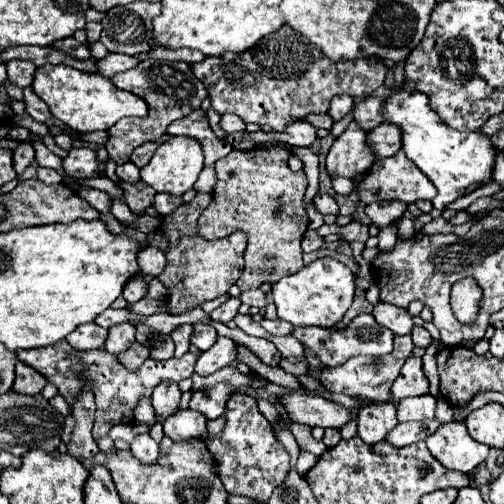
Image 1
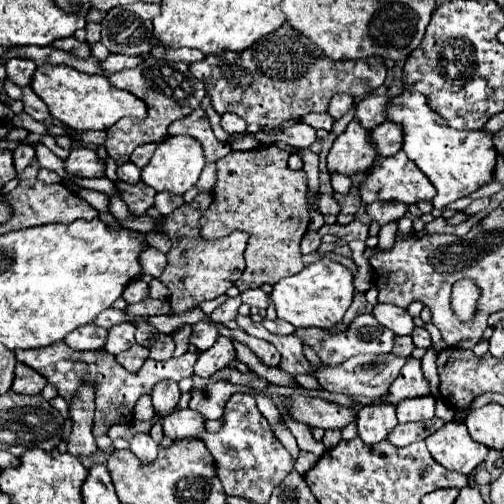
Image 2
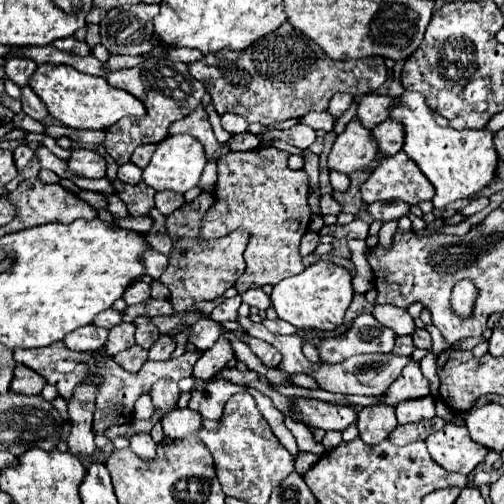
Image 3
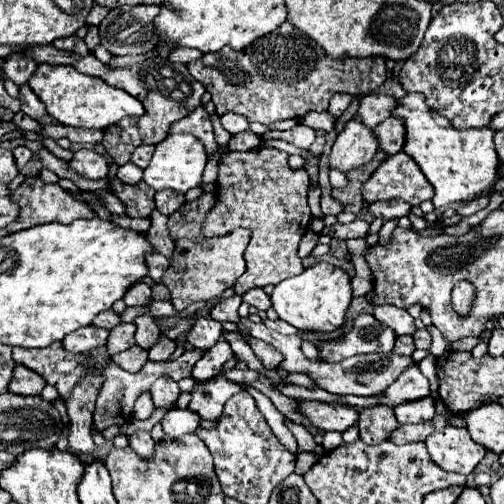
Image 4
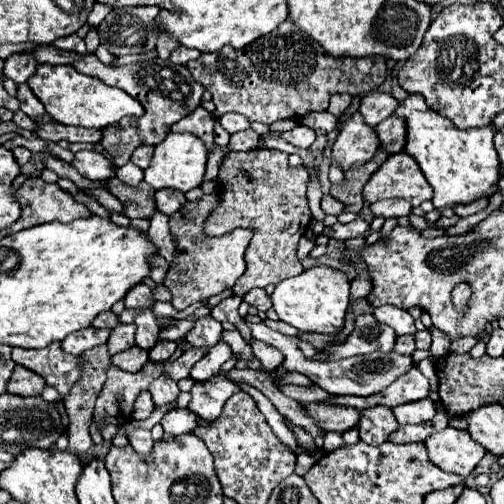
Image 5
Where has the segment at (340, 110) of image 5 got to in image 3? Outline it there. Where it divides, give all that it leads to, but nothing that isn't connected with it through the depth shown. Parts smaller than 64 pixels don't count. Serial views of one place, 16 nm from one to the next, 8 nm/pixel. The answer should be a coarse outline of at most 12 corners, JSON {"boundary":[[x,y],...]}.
{"boundary":[[336,94],[328,112],[340,118],[352,104],[352,96]]}

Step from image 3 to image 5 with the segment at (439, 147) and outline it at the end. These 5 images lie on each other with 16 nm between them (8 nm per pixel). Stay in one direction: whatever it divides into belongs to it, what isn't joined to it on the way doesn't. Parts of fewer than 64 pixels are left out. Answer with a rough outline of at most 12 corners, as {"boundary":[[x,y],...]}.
{"boundary":[[408,94],[404,150],[444,208],[496,192],[494,128],[458,130]]}

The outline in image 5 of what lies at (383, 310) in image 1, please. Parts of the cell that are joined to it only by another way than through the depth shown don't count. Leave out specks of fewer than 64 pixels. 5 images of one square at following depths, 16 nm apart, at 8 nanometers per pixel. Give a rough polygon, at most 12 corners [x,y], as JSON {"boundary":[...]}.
{"boundary":[[396,306],[374,308],[376,320],[400,334],[414,334],[414,318]]}

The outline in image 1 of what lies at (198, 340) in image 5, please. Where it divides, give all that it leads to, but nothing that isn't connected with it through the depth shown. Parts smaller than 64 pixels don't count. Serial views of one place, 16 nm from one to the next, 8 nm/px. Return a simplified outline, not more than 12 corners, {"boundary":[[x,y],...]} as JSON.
{"boundary":[[194,324],[190,340],[202,352],[218,334],[208,324]]}

